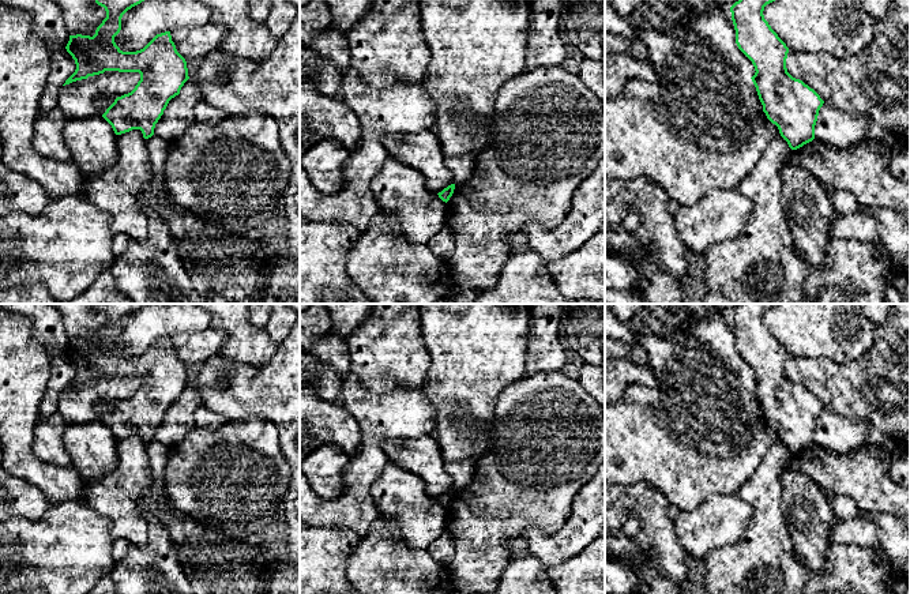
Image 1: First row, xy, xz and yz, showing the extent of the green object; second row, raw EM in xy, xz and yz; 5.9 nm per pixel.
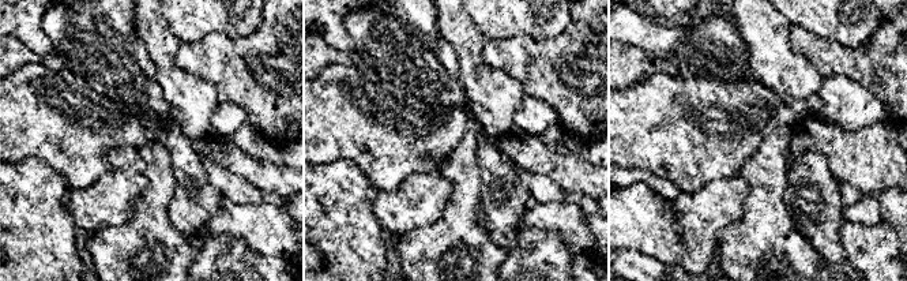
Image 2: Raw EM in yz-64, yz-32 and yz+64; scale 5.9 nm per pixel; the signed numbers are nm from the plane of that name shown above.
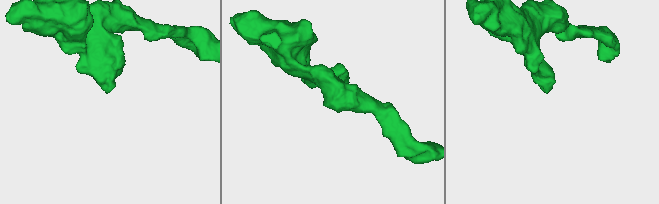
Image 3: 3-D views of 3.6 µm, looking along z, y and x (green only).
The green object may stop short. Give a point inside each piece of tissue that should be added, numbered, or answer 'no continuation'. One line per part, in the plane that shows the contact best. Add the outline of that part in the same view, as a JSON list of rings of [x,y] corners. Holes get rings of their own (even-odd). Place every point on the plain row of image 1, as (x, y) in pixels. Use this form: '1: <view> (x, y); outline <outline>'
no continuation

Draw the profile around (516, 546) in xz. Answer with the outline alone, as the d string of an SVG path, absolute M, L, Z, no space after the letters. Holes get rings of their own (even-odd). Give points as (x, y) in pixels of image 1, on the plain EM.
M520 537L520 538L508 540L505 545L509 553L509 560L514 560L519 556L526 554L529 544L526 537Z

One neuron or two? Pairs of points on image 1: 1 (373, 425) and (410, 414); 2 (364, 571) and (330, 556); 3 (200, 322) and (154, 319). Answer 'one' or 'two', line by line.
1: one
2: two
3: one

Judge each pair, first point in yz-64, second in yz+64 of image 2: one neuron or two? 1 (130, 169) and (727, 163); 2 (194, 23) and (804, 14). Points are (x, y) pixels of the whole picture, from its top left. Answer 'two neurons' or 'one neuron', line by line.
1: two neurons
2: one neuron

